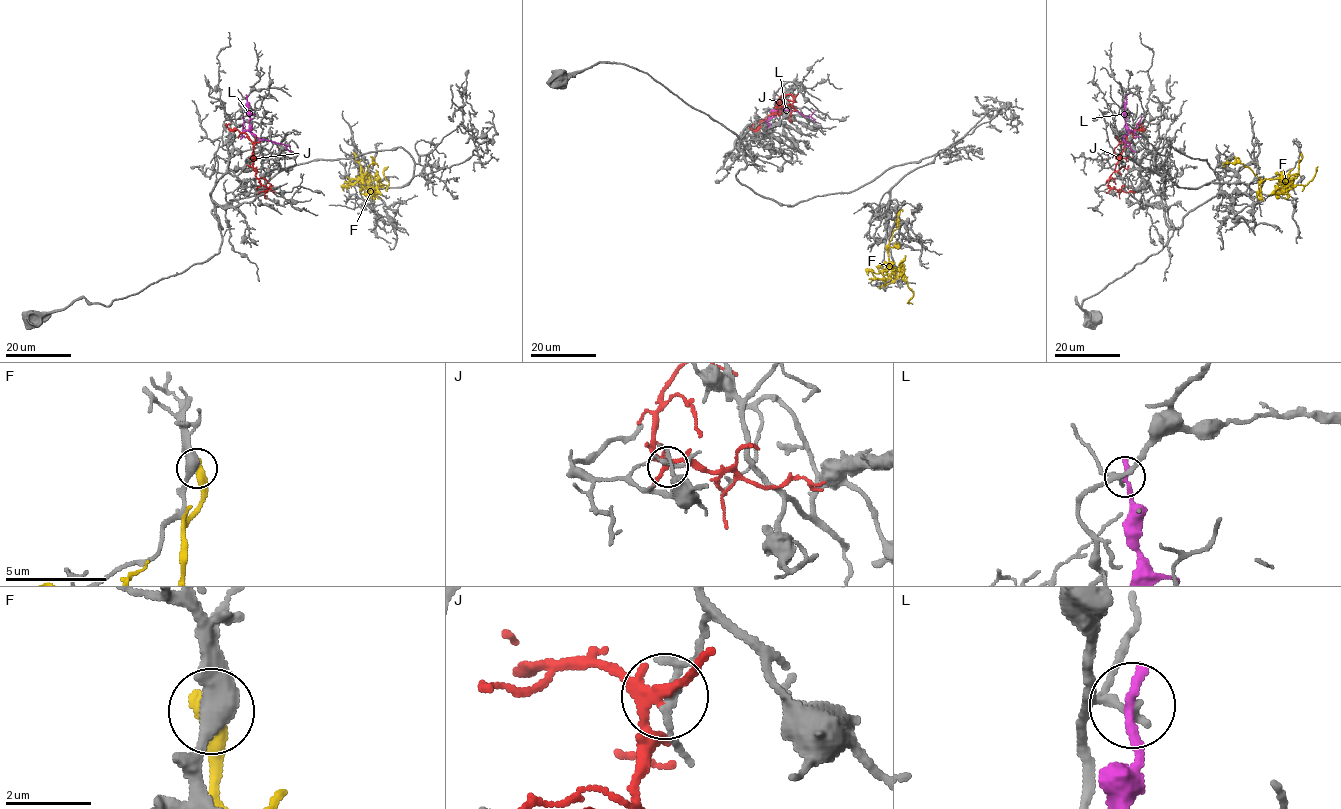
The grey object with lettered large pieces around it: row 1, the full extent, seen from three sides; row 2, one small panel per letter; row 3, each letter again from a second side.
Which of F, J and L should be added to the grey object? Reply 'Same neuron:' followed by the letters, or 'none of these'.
Same neuron: none of these

